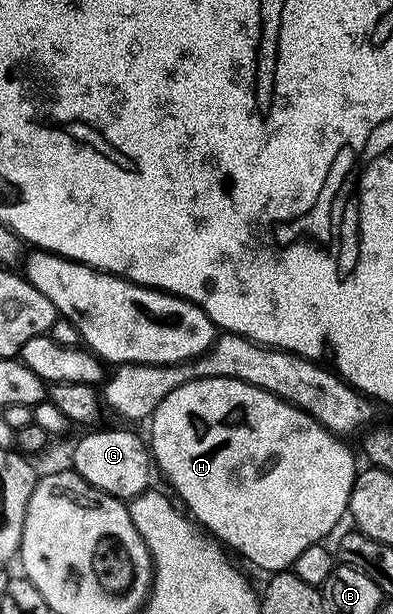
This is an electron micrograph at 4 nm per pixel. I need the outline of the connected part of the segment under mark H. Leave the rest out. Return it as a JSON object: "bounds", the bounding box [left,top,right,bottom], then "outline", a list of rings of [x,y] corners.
{"bounds":[148,378,356,572],"outline":[[[197,378],[188,384],[180,384],[176,392],[168,392],[168,396],[164,396],[164,400],[160,400],[160,404],[154,409],[148,425],[150,425],[148,449],[152,455],[153,465],[157,469],[158,466],[162,469],[163,476],[170,481],[171,488],[178,493],[177,501],[185,507],[189,517],[193,518],[203,531],[213,535],[223,547],[229,548],[235,555],[238,553],[240,557],[247,558],[252,565],[259,566],[260,569],[266,570],[265,572],[289,571],[293,567],[296,556],[300,556],[304,548],[319,545],[325,539],[322,537],[332,533],[334,525],[341,518],[347,517],[350,493],[356,477],[353,452],[342,443],[345,441],[339,435],[333,434],[331,430],[317,422],[312,415],[296,408],[291,402],[284,401],[283,398],[278,398],[274,394],[264,392],[252,384],[235,378]]]}

